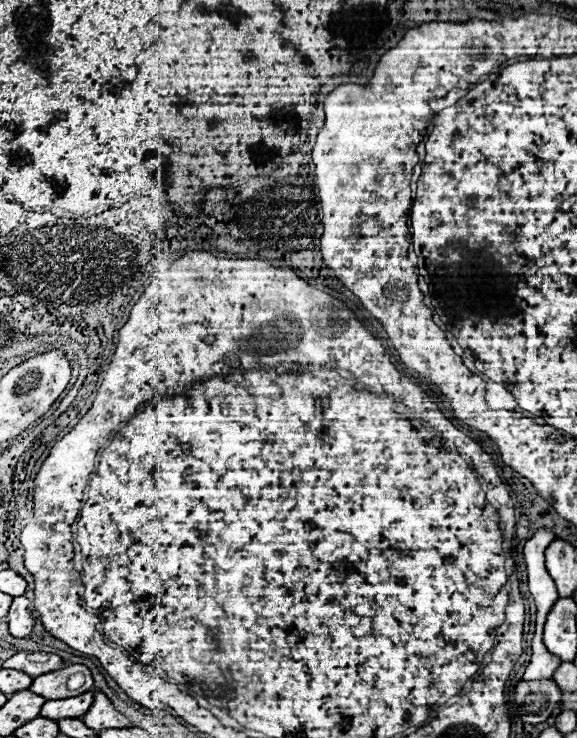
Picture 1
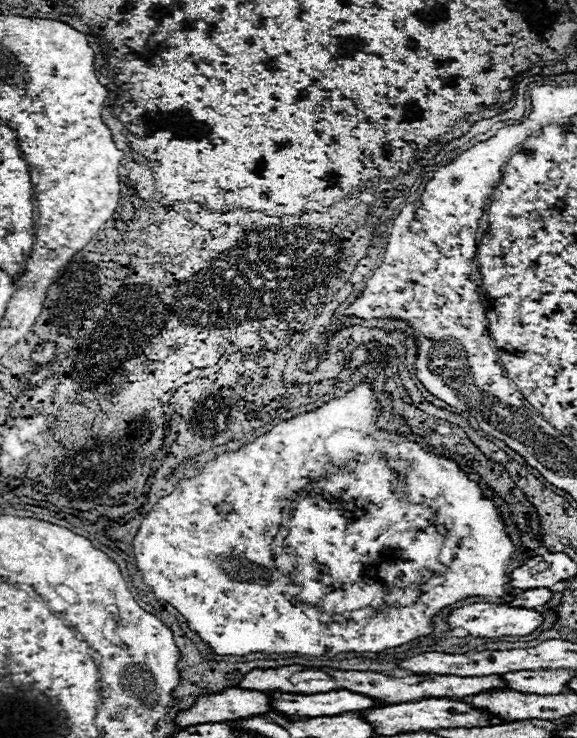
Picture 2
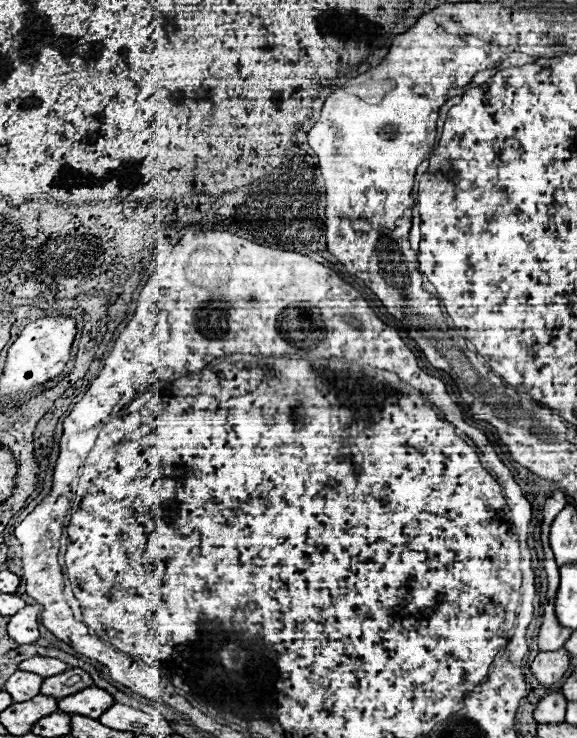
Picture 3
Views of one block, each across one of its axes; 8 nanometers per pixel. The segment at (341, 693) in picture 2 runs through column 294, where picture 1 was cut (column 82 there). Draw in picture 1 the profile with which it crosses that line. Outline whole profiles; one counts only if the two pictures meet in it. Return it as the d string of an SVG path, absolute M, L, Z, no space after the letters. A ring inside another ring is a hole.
M84 692L84 696L74 696L72 700L48 700L42 706L40 716L50 720L62 720L62 718L82 718L94 700L94 692Z

